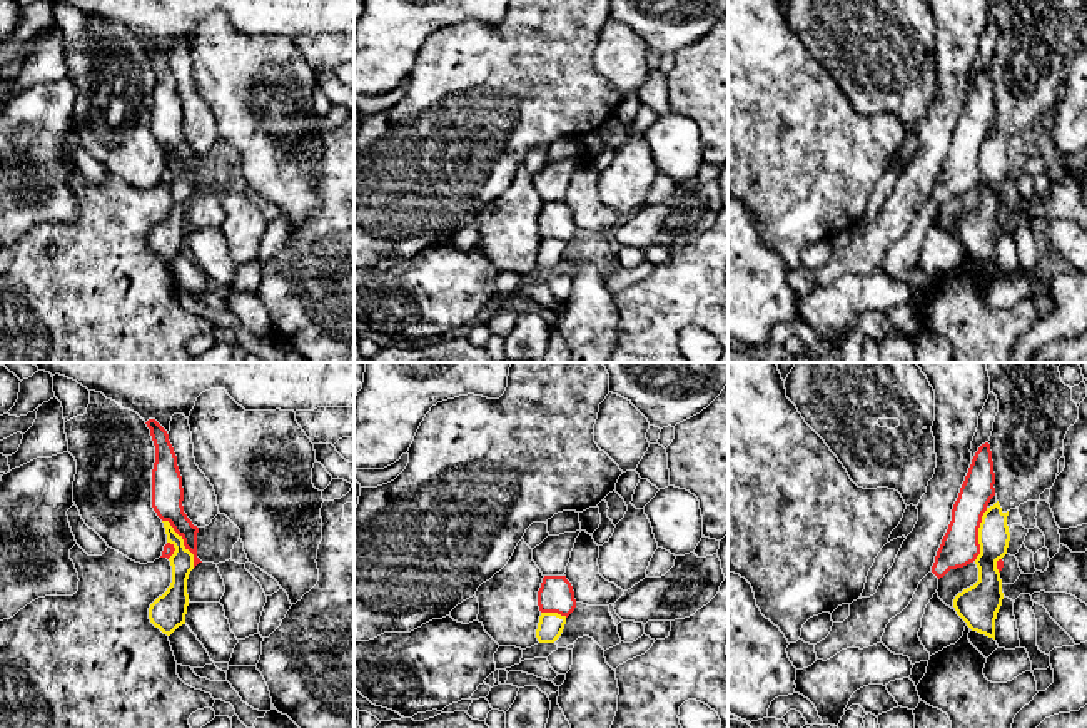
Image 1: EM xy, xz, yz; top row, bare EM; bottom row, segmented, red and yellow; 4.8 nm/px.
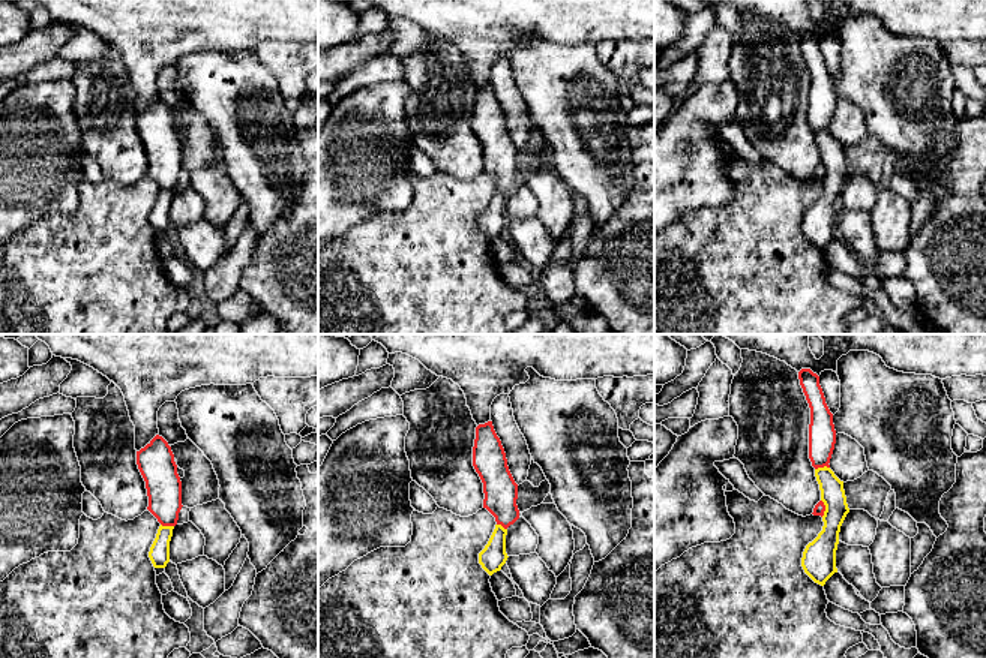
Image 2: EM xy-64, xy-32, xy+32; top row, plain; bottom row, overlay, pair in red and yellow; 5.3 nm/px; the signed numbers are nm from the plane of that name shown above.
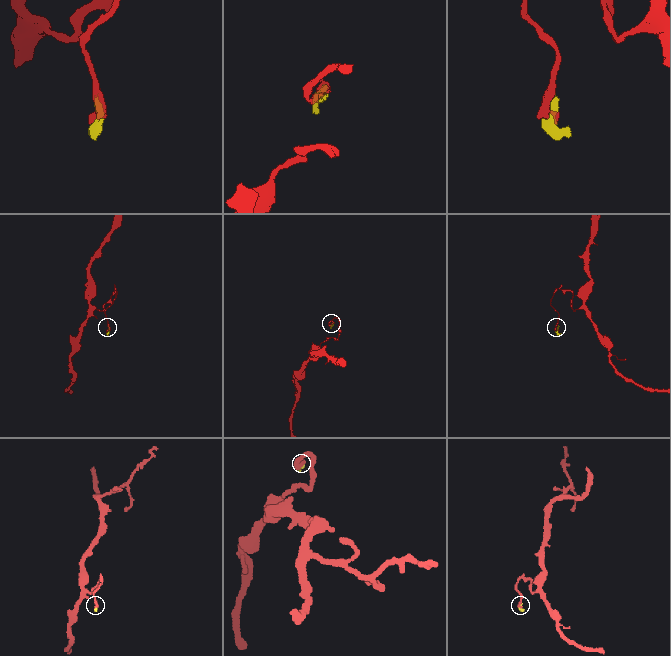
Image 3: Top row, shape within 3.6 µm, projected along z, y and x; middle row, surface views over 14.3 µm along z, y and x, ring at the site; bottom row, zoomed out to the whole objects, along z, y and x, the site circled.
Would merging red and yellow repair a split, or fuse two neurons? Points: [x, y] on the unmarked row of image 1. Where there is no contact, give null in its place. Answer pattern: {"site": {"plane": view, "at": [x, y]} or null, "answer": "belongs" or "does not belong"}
{"site": {"plane": "xy", "at": [184, 167]}, "answer": "does not belong"}

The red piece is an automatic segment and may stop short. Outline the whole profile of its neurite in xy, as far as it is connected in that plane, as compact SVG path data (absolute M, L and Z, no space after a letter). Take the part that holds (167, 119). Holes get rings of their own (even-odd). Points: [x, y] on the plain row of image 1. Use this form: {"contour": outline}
{"contour": "M149 45L147 53L155 72L155 88L152 95L152 134L162 147L169 147L174 157L184 165L185 175L194 180L194 194L202 189L197 184L199 154L184 139L182 102L177 92L177 82L169 67L167 57Z"}

